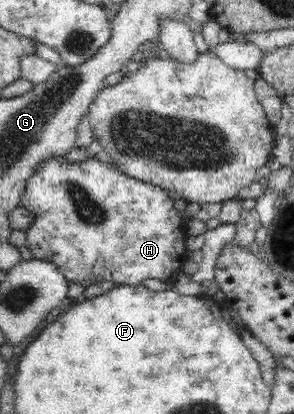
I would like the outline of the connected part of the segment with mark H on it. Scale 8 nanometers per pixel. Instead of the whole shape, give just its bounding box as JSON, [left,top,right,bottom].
[20,155,188,288]

